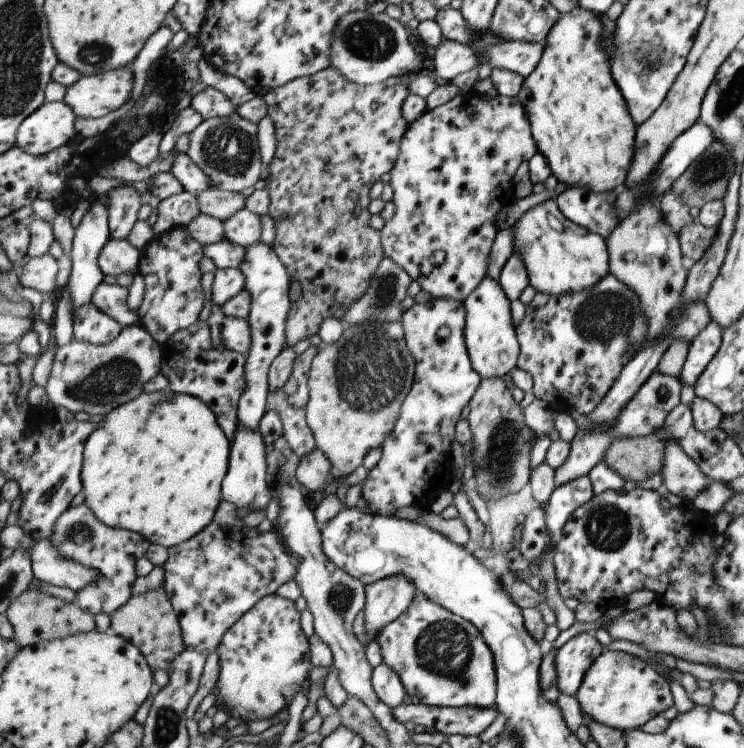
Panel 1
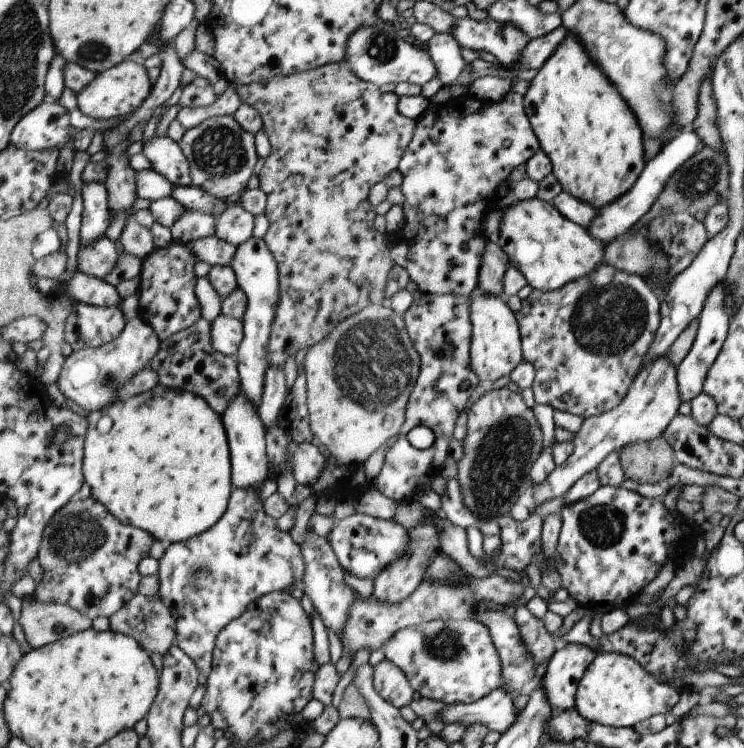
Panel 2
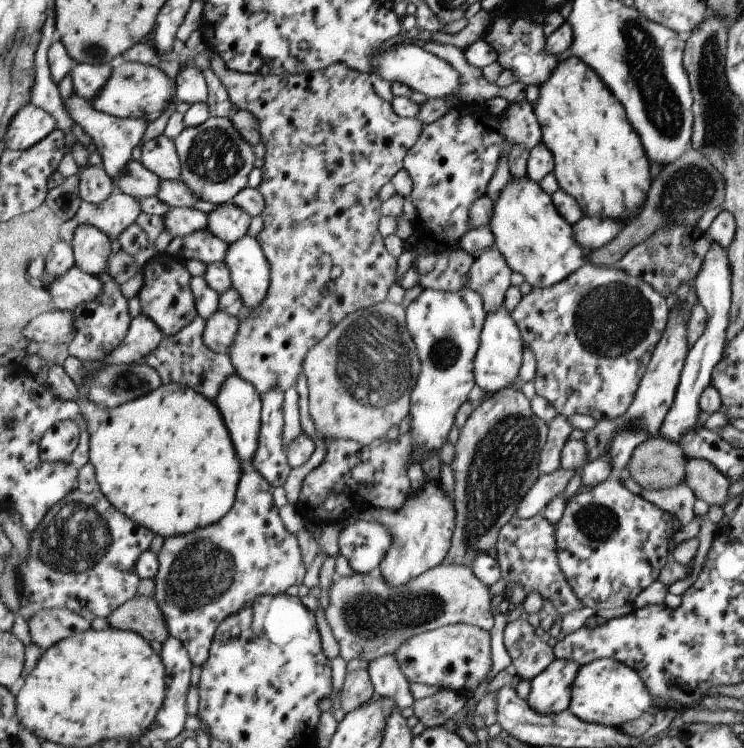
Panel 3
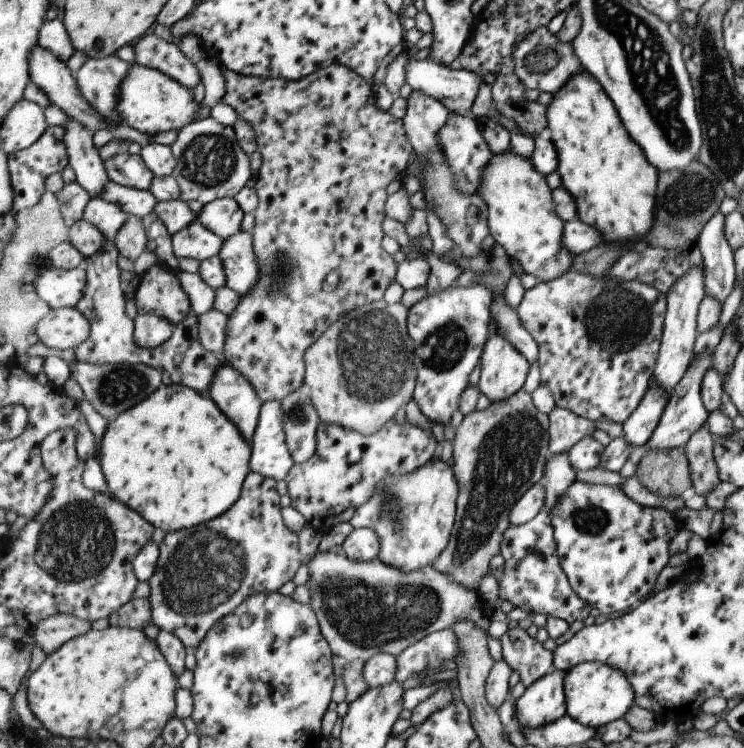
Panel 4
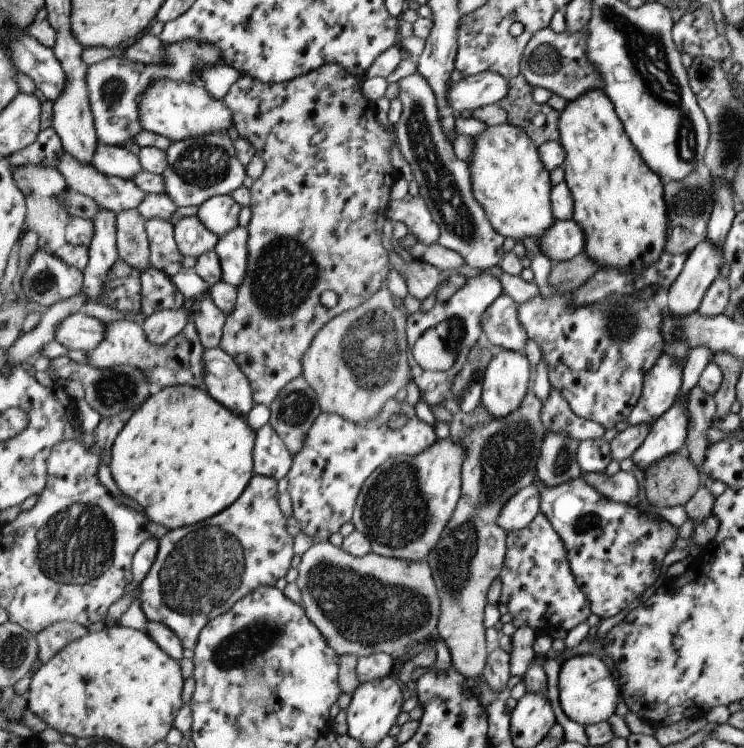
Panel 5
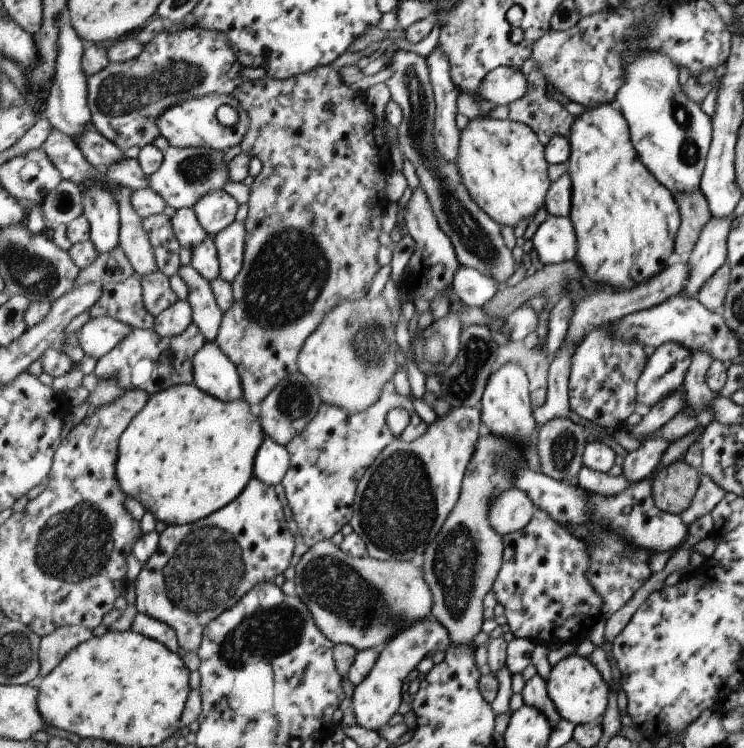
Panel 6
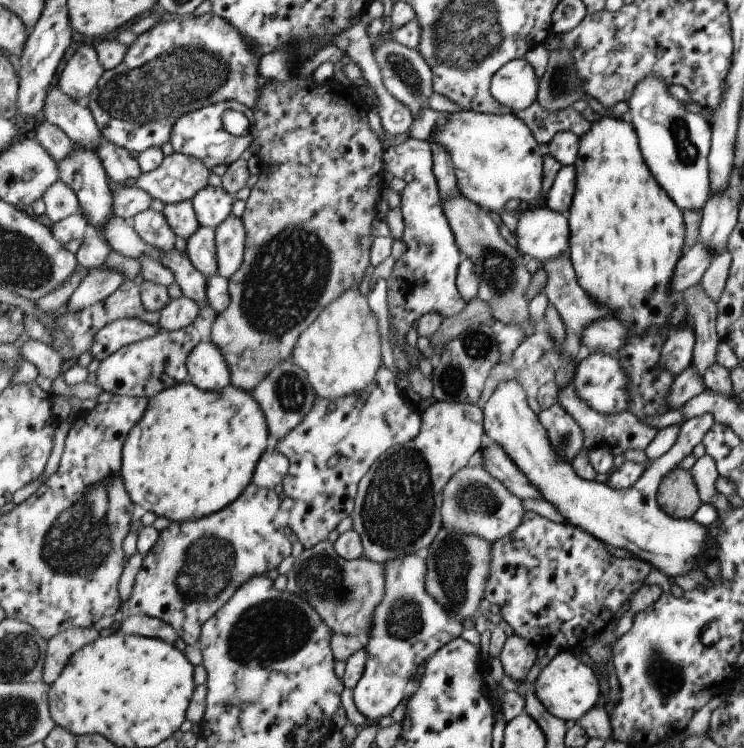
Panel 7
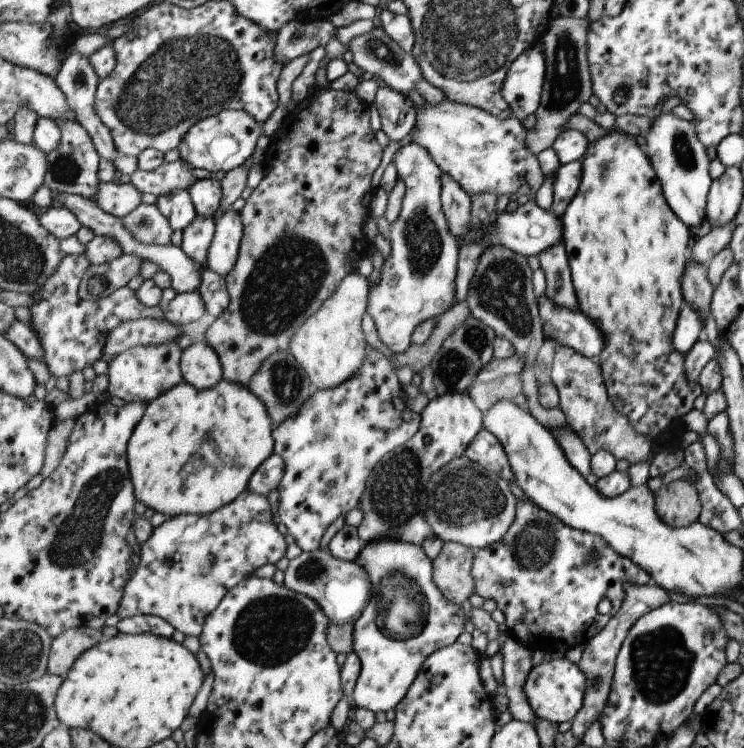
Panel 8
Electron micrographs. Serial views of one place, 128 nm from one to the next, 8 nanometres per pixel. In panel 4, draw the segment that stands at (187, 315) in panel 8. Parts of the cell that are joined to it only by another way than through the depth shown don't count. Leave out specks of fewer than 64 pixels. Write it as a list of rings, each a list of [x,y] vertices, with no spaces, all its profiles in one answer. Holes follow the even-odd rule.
[[[157,314],[139,315],[134,321],[136,324],[135,340],[141,348],[149,348],[149,350],[159,348],[175,332],[176,325]]]

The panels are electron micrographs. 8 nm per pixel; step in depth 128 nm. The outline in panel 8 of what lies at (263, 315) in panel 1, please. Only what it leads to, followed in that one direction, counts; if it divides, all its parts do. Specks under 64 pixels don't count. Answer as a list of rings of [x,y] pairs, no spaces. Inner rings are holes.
[[[234,210],[216,218],[215,238],[207,254],[207,268],[226,277],[240,259],[240,246],[244,238],[242,213]]]

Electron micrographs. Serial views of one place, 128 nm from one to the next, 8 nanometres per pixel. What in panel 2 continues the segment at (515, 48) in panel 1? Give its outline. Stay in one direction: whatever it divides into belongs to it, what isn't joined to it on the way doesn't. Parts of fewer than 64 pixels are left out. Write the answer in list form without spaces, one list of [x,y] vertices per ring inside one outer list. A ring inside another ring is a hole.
[[[565,25],[553,30],[547,36],[532,39],[525,48],[524,59],[521,60],[521,70],[539,70],[559,50],[559,46],[569,36]]]

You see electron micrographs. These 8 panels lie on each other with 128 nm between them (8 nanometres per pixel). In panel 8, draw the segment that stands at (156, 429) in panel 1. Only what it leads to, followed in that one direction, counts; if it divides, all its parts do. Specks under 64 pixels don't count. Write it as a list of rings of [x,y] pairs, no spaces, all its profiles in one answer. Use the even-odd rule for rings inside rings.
[[[184,379],[175,388],[161,395],[159,399],[148,403],[148,410],[145,412],[144,418],[137,425],[135,434],[132,435],[129,441],[128,460],[137,500],[150,507],[153,511],[167,514],[170,517],[189,514],[213,514],[219,508],[223,508],[227,504],[231,504],[233,500],[237,500],[243,492],[249,489],[249,482],[252,476],[256,474],[261,464],[274,453],[275,446],[275,424],[269,414],[268,407],[247,385],[223,379],[216,387],[198,389]]]

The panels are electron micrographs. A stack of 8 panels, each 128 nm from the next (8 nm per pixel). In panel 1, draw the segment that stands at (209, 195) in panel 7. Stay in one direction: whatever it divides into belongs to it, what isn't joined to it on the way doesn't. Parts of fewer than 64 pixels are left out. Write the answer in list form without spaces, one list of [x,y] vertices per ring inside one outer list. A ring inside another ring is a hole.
[[[247,207],[239,210],[233,217],[223,221],[225,224],[225,238],[246,249],[261,242],[263,222],[258,214],[251,212]]]

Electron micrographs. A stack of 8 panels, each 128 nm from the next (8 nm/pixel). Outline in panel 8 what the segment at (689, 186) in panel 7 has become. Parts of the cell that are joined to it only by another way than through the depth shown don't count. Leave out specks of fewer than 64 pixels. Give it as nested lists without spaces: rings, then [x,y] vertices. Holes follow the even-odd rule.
[[[661,112],[655,116],[655,124],[646,136],[648,157],[657,170],[663,193],[669,208],[691,230],[700,233],[705,227],[707,194],[711,190],[711,161],[704,144],[701,144],[691,121],[677,118],[673,112]]]

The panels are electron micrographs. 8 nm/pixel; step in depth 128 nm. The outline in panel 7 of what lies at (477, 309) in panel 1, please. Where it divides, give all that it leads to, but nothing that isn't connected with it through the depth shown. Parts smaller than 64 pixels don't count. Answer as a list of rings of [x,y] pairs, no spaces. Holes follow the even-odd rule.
[[[518,379],[499,384],[484,408],[484,428],[486,435],[501,444],[512,457],[513,462],[539,488],[541,496],[549,502],[567,523],[590,532],[606,545],[626,550],[631,557],[640,557],[669,580],[683,576],[699,567],[699,560],[709,560],[708,547],[717,544],[715,532],[693,519],[670,517],[656,501],[659,481],[664,474],[674,469],[682,458],[689,456],[696,444],[702,442],[705,432],[714,423],[709,412],[689,418],[680,424],[673,445],[653,460],[653,464],[640,476],[638,481],[625,490],[611,488],[606,482],[595,482],[577,474],[565,456],[557,456],[549,434],[541,424],[540,415],[535,414],[527,402],[528,392]]]

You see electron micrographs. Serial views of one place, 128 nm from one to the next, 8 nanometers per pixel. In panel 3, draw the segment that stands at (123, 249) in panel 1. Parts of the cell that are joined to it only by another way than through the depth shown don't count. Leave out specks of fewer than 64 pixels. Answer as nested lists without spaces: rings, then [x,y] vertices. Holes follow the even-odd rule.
[[[78,225],[71,240],[76,265],[89,274],[103,274],[113,254],[111,238],[93,225]]]

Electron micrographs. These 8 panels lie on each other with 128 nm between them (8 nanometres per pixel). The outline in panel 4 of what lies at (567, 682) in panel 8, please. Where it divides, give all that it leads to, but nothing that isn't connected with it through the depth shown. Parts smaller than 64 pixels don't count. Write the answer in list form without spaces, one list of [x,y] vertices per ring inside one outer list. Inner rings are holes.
[[[599,661],[583,662],[567,671],[565,696],[567,715],[596,730],[615,720],[625,718],[627,712],[636,704],[636,692],[628,675],[621,672],[621,669],[613,668],[613,665]]]

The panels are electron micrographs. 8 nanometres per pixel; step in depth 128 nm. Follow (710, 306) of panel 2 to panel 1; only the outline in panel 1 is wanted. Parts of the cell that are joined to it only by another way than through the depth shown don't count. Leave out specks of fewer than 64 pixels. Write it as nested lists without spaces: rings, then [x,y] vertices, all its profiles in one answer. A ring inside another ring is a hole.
[[[711,319],[704,325],[703,330],[691,340],[683,361],[678,381],[680,384],[693,388],[697,377],[713,358],[721,344],[722,327],[717,326]]]

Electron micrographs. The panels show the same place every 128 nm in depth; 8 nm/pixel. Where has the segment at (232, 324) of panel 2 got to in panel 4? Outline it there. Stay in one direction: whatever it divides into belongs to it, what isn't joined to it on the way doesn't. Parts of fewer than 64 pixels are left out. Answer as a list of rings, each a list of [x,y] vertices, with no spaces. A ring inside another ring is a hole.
[[[214,308],[198,317],[201,344],[209,352],[223,355],[230,316]]]

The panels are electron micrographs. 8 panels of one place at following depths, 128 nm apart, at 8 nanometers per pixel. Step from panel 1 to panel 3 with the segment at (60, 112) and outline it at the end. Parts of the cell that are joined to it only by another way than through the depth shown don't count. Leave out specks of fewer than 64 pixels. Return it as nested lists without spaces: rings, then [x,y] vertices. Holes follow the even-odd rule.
[[[29,103],[17,112],[9,124],[5,136],[7,148],[27,150],[45,140],[47,134],[53,134],[55,128],[58,128],[58,122],[50,112]]]

